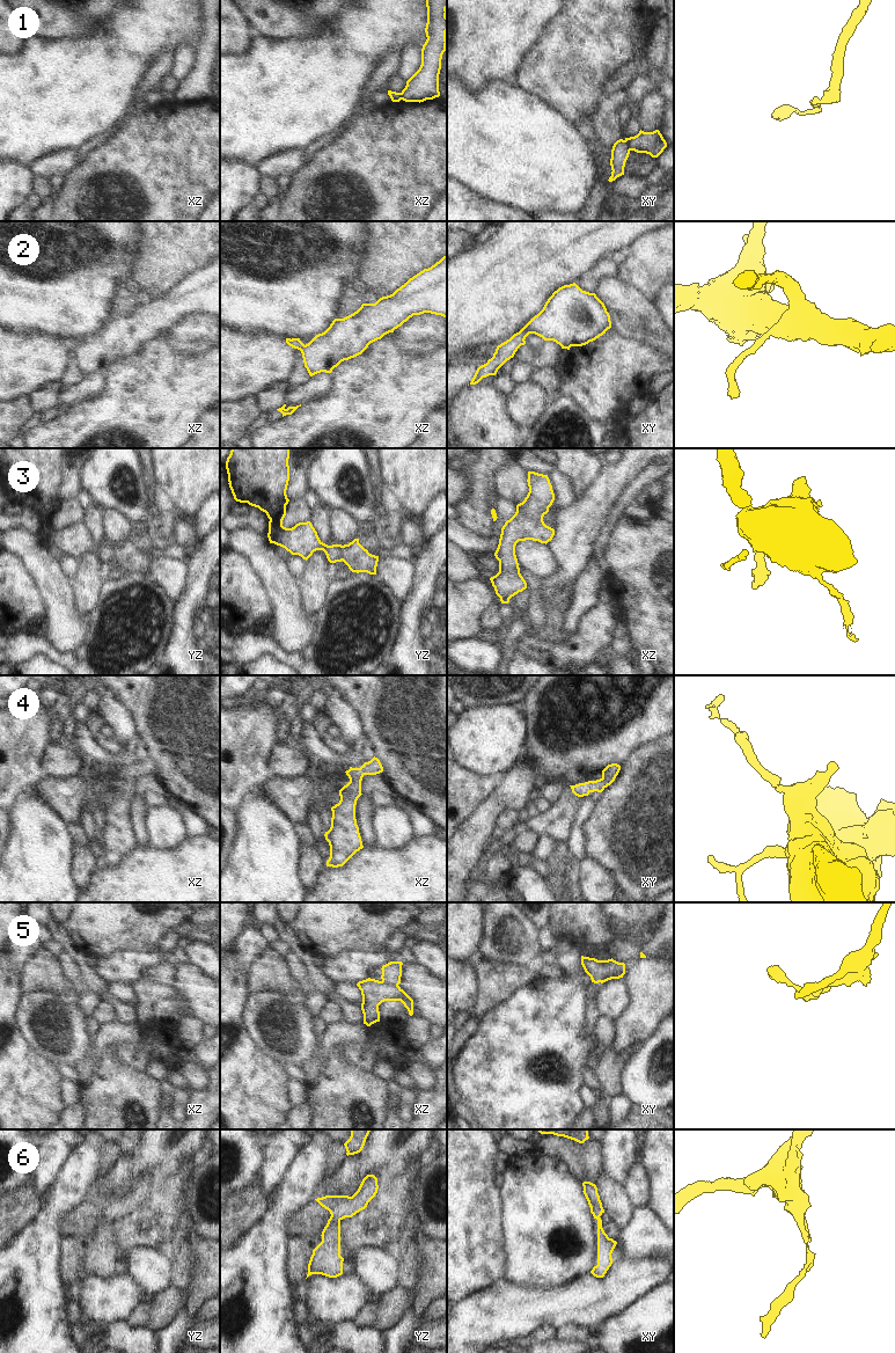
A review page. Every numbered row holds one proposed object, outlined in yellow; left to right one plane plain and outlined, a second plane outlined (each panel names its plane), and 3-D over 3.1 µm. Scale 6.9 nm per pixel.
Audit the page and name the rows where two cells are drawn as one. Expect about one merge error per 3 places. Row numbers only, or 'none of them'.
1, 5

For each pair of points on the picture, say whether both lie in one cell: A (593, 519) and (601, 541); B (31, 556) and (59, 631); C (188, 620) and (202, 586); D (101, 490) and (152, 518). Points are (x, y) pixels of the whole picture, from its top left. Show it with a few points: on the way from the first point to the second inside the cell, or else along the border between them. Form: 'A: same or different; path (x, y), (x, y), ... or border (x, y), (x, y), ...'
A: different; border (609, 509), (606, 521), (593, 543), (591, 555)
B: same; path (48, 575), (58, 594), (59, 613)
C: same; path (188, 612), (188, 606), (195, 594)
D: same; path (114, 494), (120, 501), (134, 504), (139, 509)

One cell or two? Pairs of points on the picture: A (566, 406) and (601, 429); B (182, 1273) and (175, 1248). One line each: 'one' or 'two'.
A: one
B: one

